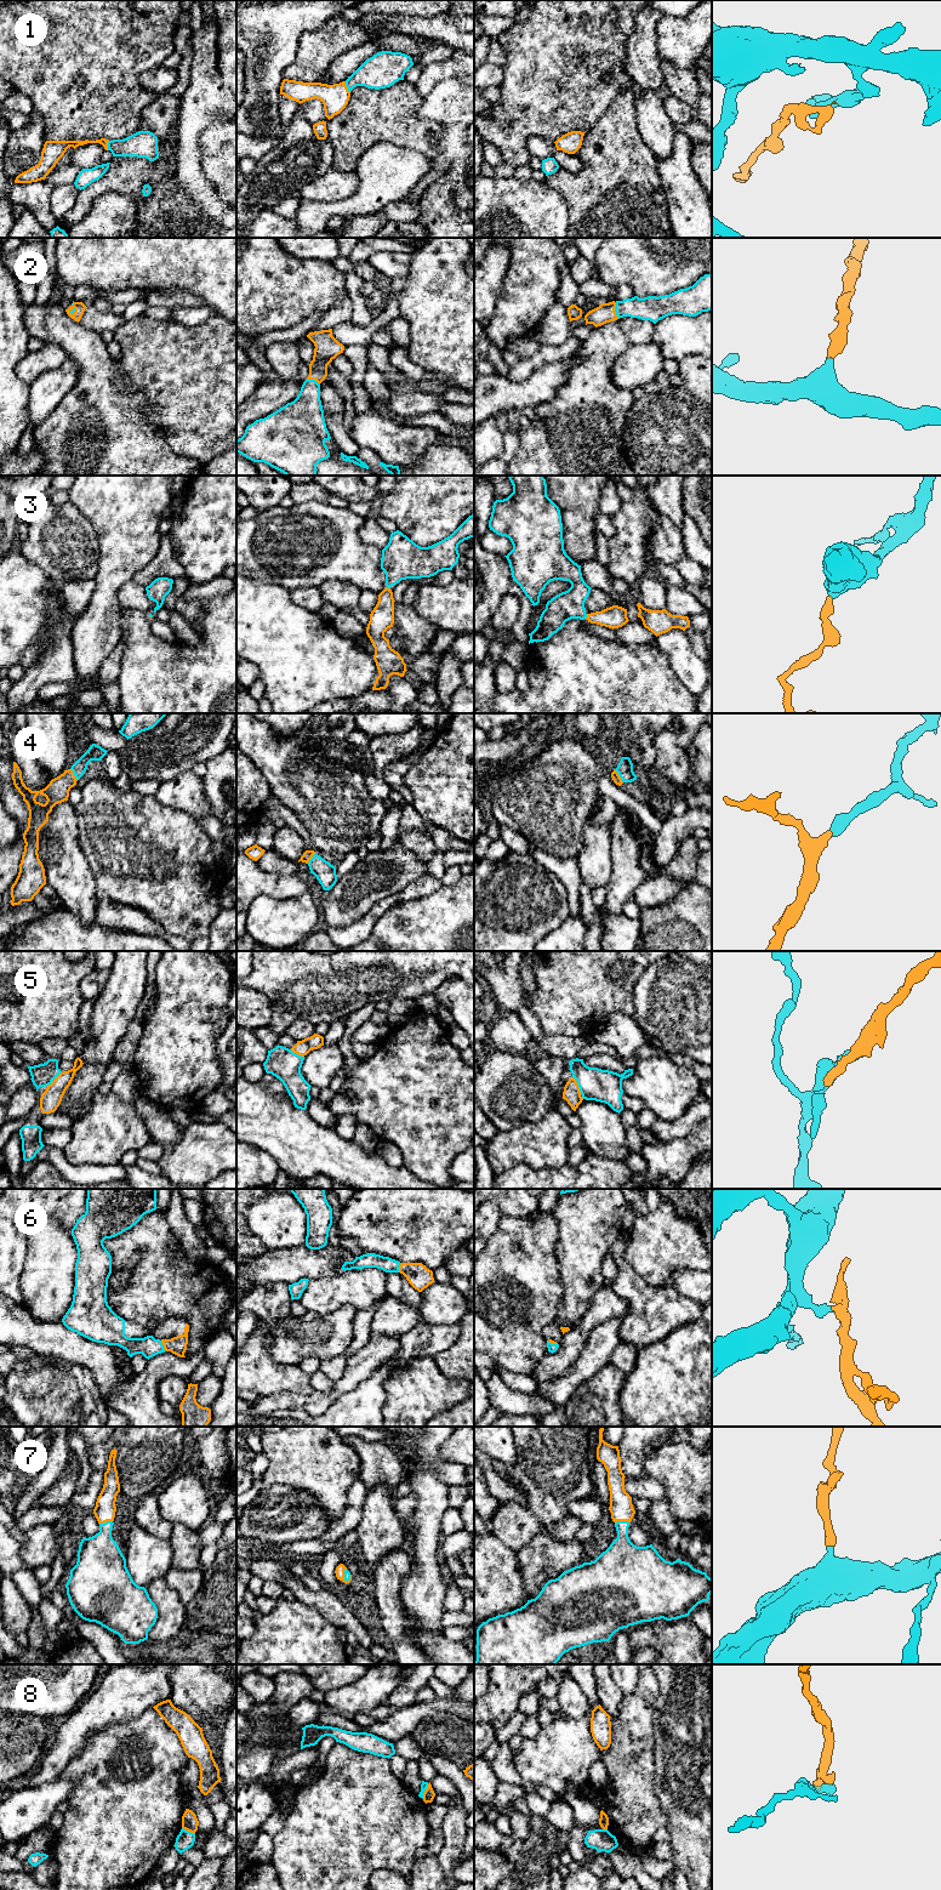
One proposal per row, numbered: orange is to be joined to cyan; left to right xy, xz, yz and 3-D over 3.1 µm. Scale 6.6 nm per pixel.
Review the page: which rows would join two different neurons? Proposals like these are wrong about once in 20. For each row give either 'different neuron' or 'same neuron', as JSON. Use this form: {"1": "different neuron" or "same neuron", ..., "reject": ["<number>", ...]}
{"1": "same neuron", "2": "same neuron", "3": "same neuron", "4": "same neuron", "5": "same neuron", "6": "same neuron", "7": "same neuron", "8": "different neuron", "reject": ["8"]}

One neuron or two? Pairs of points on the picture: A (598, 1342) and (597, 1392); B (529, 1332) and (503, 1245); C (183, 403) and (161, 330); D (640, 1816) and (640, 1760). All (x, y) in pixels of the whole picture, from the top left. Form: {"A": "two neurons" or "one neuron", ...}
{"A": "two neurons", "B": "one neuron", "C": "one neuron", "D": "one neuron"}

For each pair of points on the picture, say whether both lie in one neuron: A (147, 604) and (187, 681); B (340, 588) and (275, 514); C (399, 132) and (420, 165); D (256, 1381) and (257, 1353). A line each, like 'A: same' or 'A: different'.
A: different
B: different
C: different
D: same

